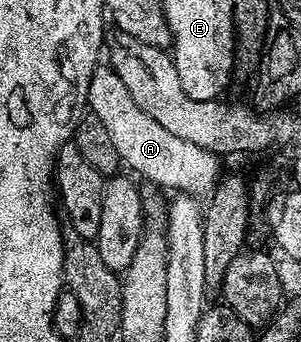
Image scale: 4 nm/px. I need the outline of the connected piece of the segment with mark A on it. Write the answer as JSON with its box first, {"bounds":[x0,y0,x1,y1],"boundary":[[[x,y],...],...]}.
{"bounds":[85,66,219,197],"boundary":[[[110,66],[95,67],[90,77],[85,106],[96,117],[100,117],[104,129],[108,129],[108,134],[112,136],[112,145],[116,145],[116,153],[120,153],[123,164],[127,168],[130,166],[129,170],[135,176],[143,175],[162,187],[171,187],[171,192],[195,197],[209,196],[219,183],[219,156],[200,145],[192,145],[192,141],[175,137],[154,118],[148,117],[148,113],[144,113],[144,109],[140,109],[140,105],[132,101],[124,81],[120,81],[120,77]]]}

